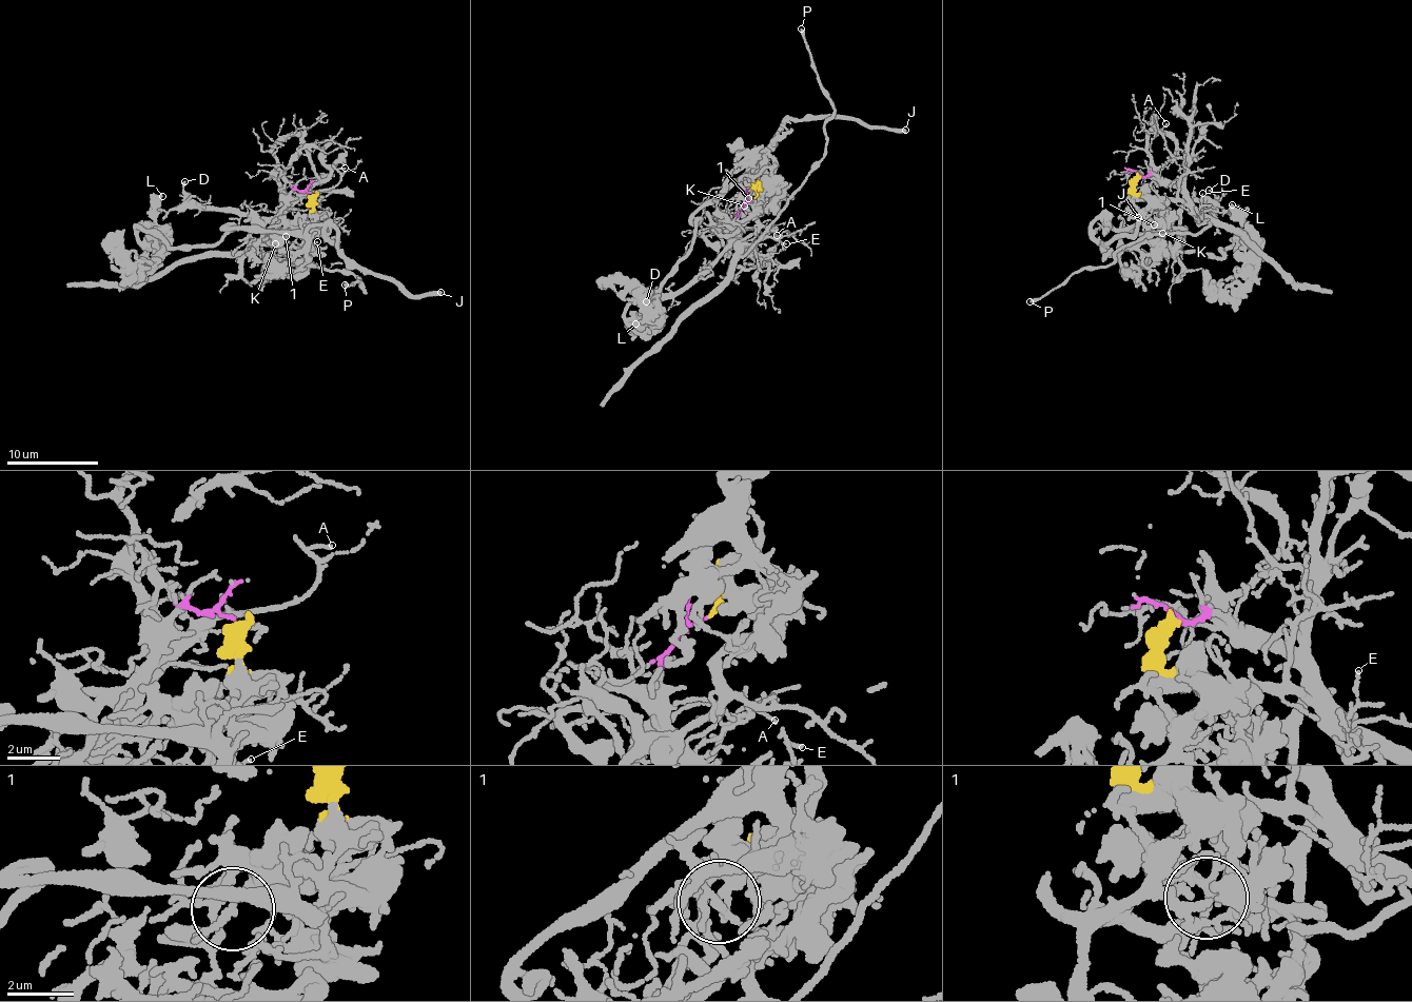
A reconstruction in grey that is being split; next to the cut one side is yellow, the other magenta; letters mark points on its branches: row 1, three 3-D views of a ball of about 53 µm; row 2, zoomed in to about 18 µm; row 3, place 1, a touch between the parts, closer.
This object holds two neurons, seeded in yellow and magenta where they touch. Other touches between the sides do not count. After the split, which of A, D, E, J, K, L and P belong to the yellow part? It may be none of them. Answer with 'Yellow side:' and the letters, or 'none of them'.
Yellow side: J, K, L

